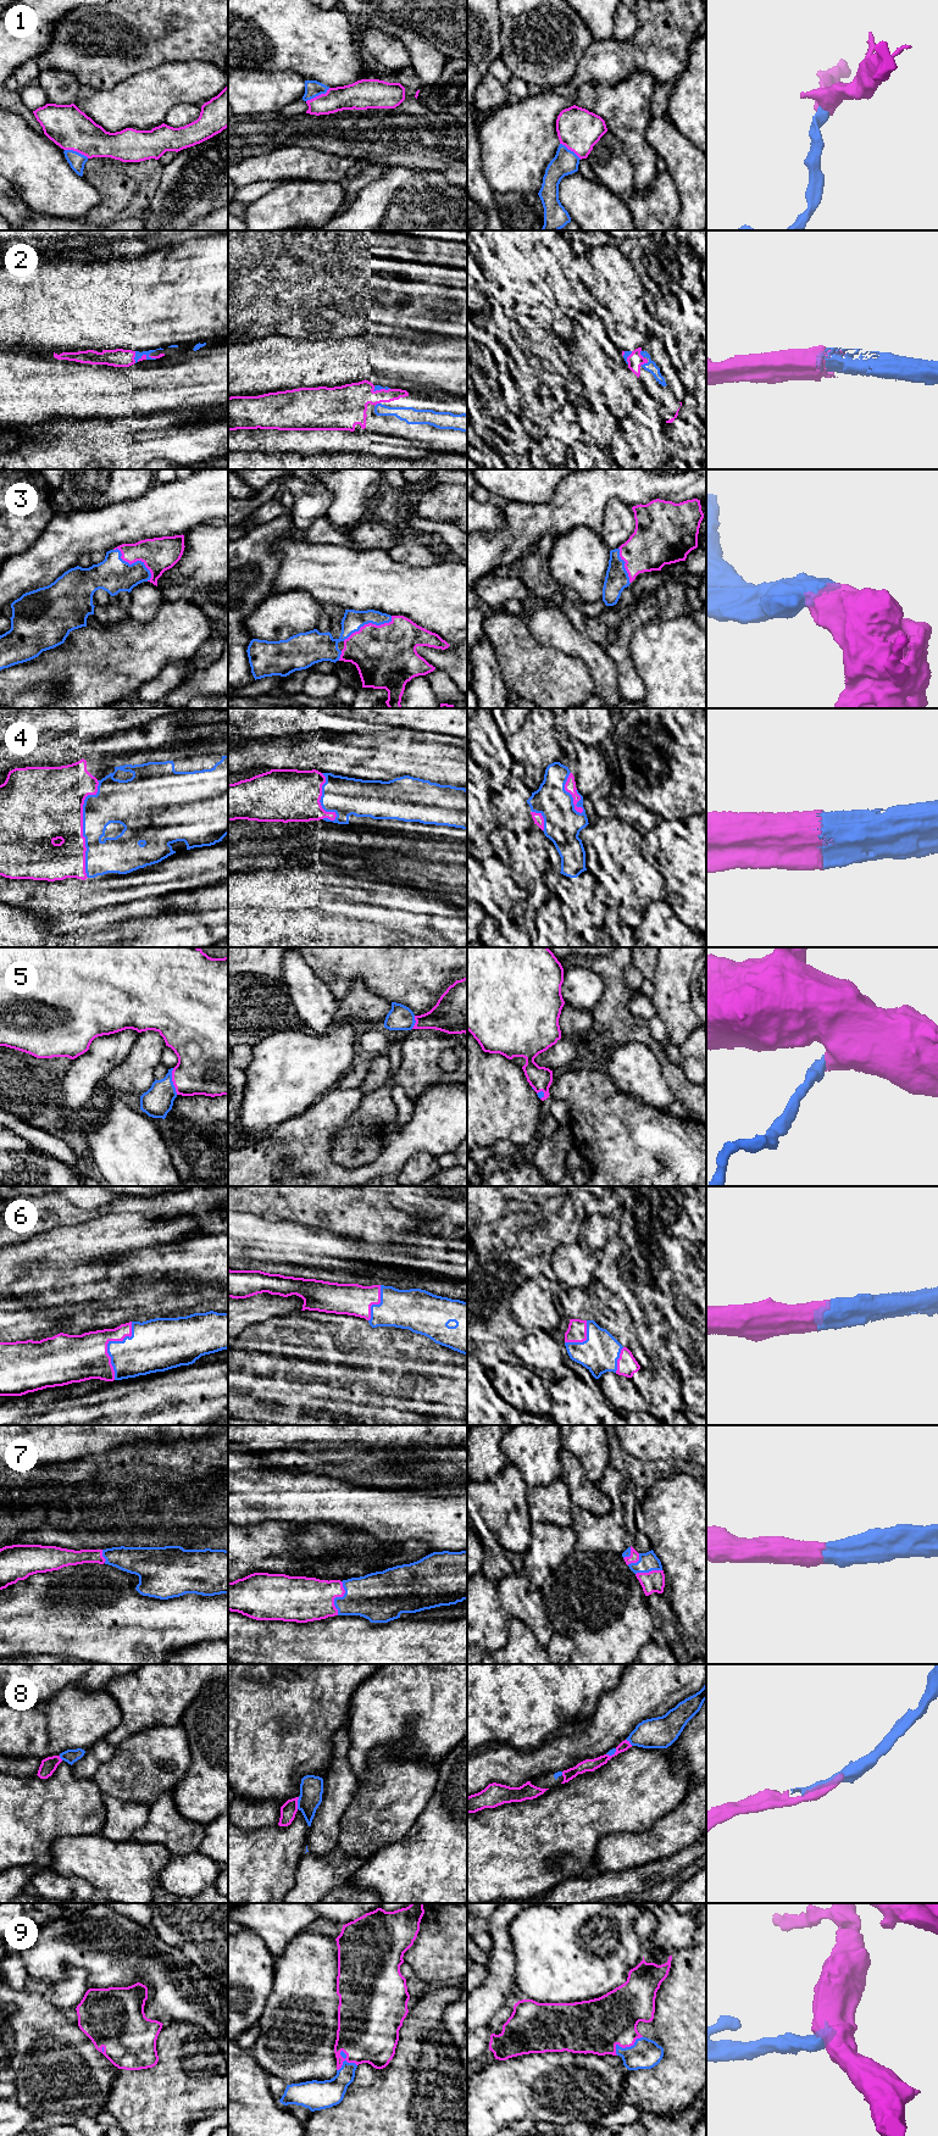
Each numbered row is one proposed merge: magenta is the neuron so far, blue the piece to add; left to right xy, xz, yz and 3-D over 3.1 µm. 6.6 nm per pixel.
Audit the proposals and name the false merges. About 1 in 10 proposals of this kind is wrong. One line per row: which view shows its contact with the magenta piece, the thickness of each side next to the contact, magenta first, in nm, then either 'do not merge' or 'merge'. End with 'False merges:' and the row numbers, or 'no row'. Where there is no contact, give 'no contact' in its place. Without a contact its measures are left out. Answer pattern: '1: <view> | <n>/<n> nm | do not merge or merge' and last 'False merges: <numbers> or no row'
1: xz | 170/110 nm | merge
2: xy | 30/50 nm | merge
3: xy | 220/240 nm | merge
4: xy | 440/240 nm | merge
5: xy | 380/200 nm | merge
6: xy | 320/280 nm | merge
7: xz | 300/300 nm | merge
8: xz | 110/160 nm | merge
9: xz | 400/180 nm | merge
False merges: no row

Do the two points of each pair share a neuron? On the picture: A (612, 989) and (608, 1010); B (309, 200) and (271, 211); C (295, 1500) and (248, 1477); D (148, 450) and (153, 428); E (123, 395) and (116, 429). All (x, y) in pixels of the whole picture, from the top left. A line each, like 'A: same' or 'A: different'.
A: same
B: same
C: same
D: same
E: different

